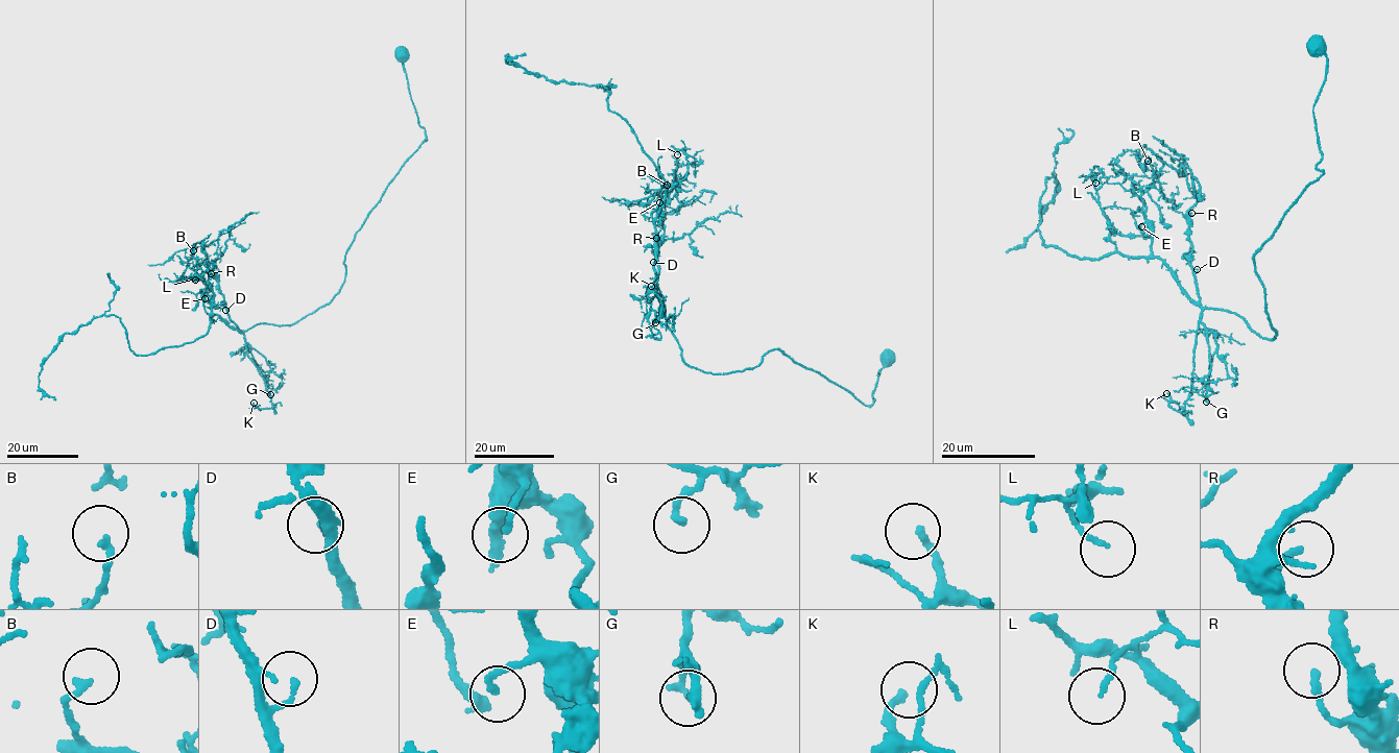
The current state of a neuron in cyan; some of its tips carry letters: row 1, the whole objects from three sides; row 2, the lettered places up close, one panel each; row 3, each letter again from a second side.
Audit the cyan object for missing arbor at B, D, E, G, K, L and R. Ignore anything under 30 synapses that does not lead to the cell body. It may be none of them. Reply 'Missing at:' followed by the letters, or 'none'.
Missing at: K

